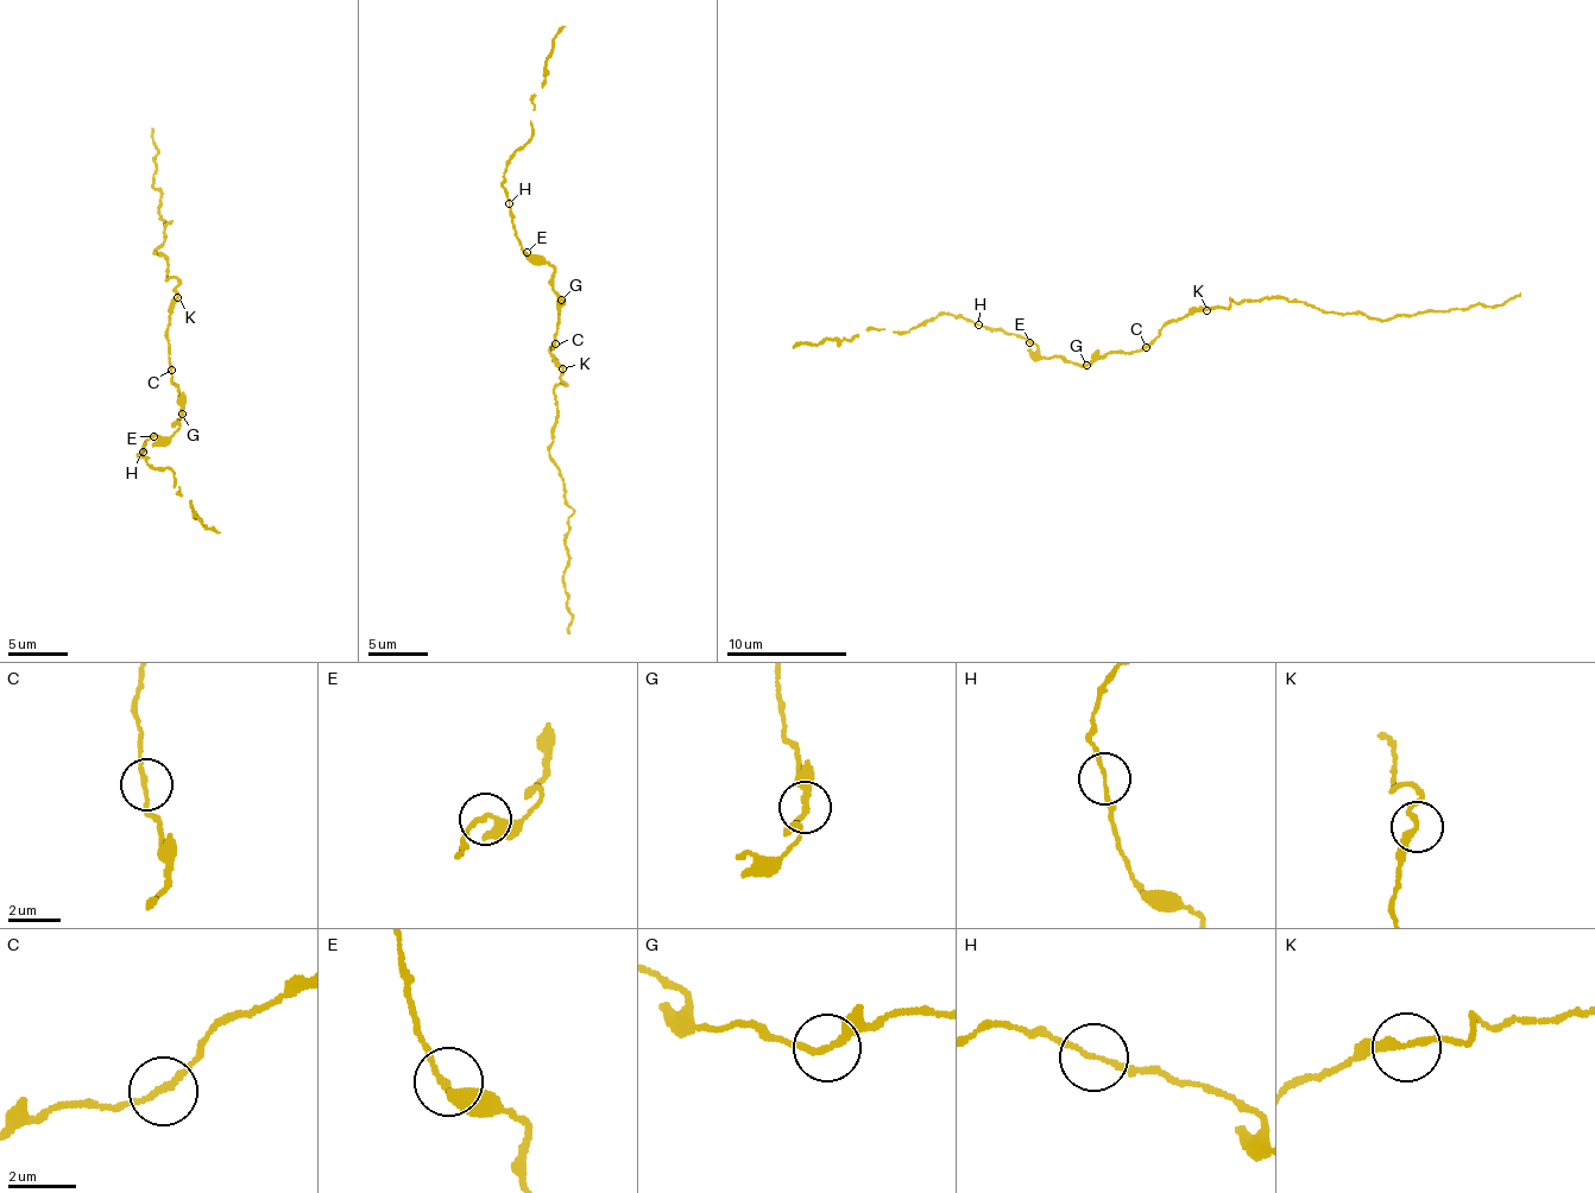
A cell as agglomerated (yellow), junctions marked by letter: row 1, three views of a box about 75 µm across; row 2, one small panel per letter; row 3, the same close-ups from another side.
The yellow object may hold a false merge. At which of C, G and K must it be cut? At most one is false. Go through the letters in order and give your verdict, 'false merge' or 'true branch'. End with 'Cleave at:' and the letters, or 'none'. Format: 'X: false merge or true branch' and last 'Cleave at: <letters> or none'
C: true branch
G: true branch
K: true branch
Cleave at: none

